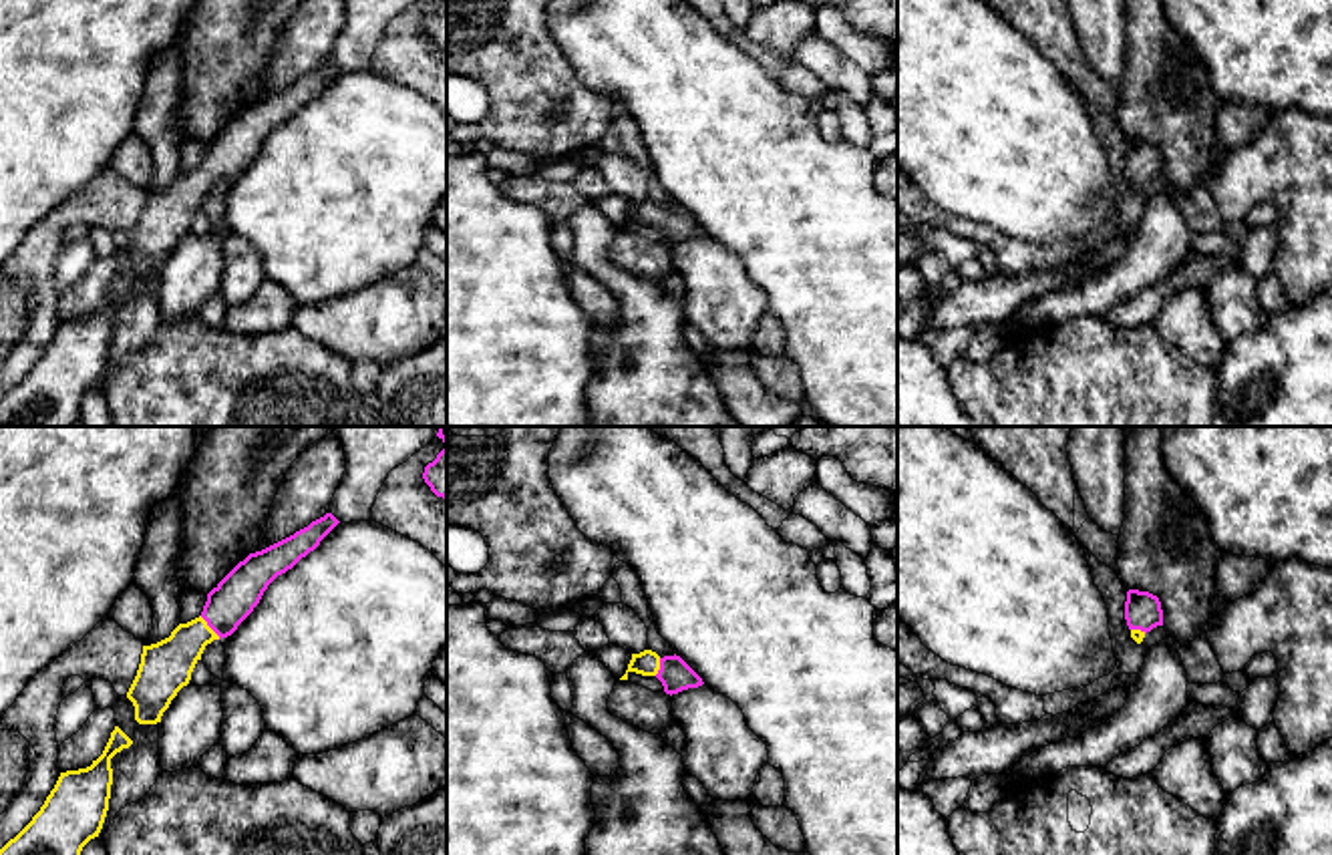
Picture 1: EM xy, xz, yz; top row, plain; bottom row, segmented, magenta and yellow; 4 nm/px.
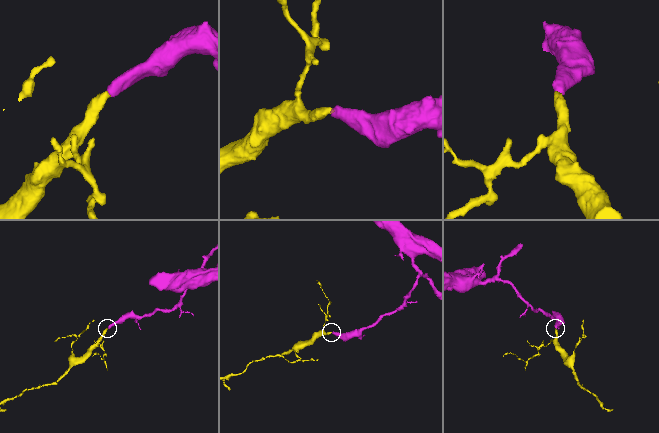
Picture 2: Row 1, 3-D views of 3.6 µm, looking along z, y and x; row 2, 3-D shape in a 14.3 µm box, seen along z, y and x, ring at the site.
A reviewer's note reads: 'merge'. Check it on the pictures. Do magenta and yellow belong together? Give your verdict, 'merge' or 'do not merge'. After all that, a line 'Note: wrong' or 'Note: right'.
merge
Note: right

